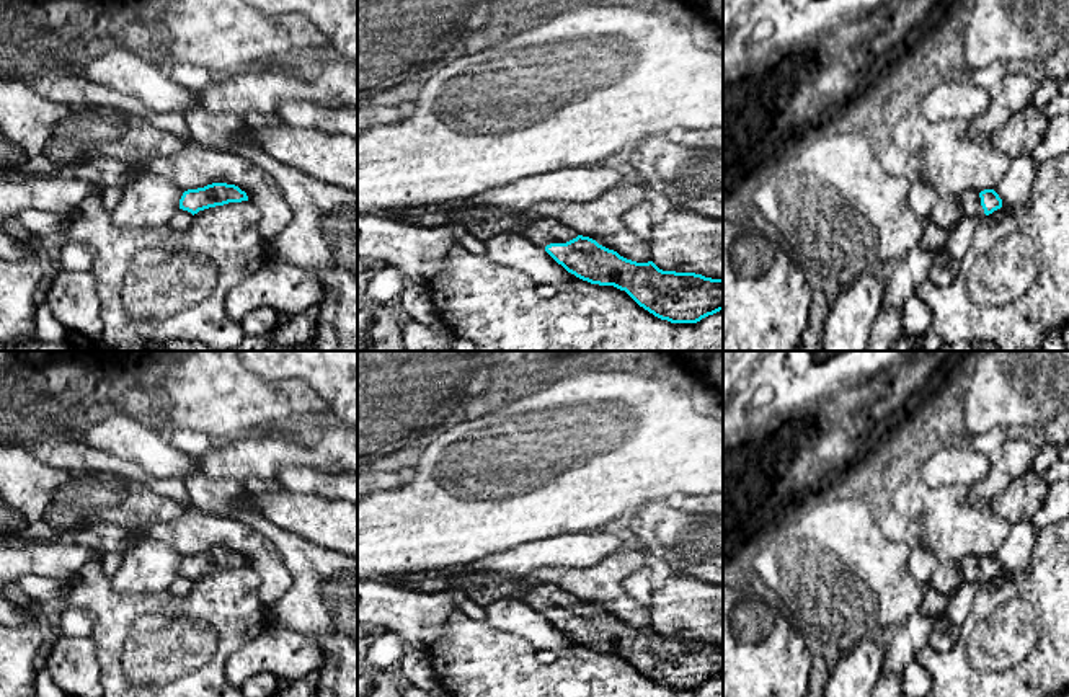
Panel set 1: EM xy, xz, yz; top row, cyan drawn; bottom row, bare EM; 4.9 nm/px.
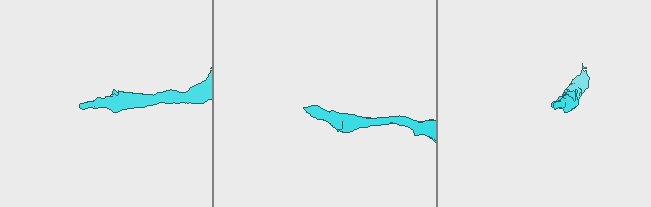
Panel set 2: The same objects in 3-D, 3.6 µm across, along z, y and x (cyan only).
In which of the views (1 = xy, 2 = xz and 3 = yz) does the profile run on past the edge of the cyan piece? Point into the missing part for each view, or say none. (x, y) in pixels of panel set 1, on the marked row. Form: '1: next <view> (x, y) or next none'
1: next none
2: next xz (483, 222)
3: next yz (970, 201)

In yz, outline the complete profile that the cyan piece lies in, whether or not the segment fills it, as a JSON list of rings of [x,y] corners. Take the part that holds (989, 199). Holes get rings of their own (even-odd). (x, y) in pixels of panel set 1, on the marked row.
[[[968,189],[961,194],[960,206],[965,217],[979,217],[1000,209],[1002,199],[994,189],[984,189],[981,193]]]

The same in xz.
[[[464,201],[397,211],[398,222],[424,227],[446,225],[460,217],[462,230],[481,242],[508,232],[527,237],[568,273],[591,284],[625,291],[640,307],[671,323],[697,323],[723,310],[723,279],[663,271],[653,261],[627,260],[552,219],[526,224],[521,211],[491,206],[467,209]]]

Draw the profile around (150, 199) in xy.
[[[162,168],[134,170],[111,220],[119,229],[165,229],[180,211],[183,193]]]

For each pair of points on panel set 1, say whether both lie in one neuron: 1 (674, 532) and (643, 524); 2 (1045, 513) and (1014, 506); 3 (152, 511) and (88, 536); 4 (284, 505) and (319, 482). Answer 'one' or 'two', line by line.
1: one
2: two
3: two
4: two

